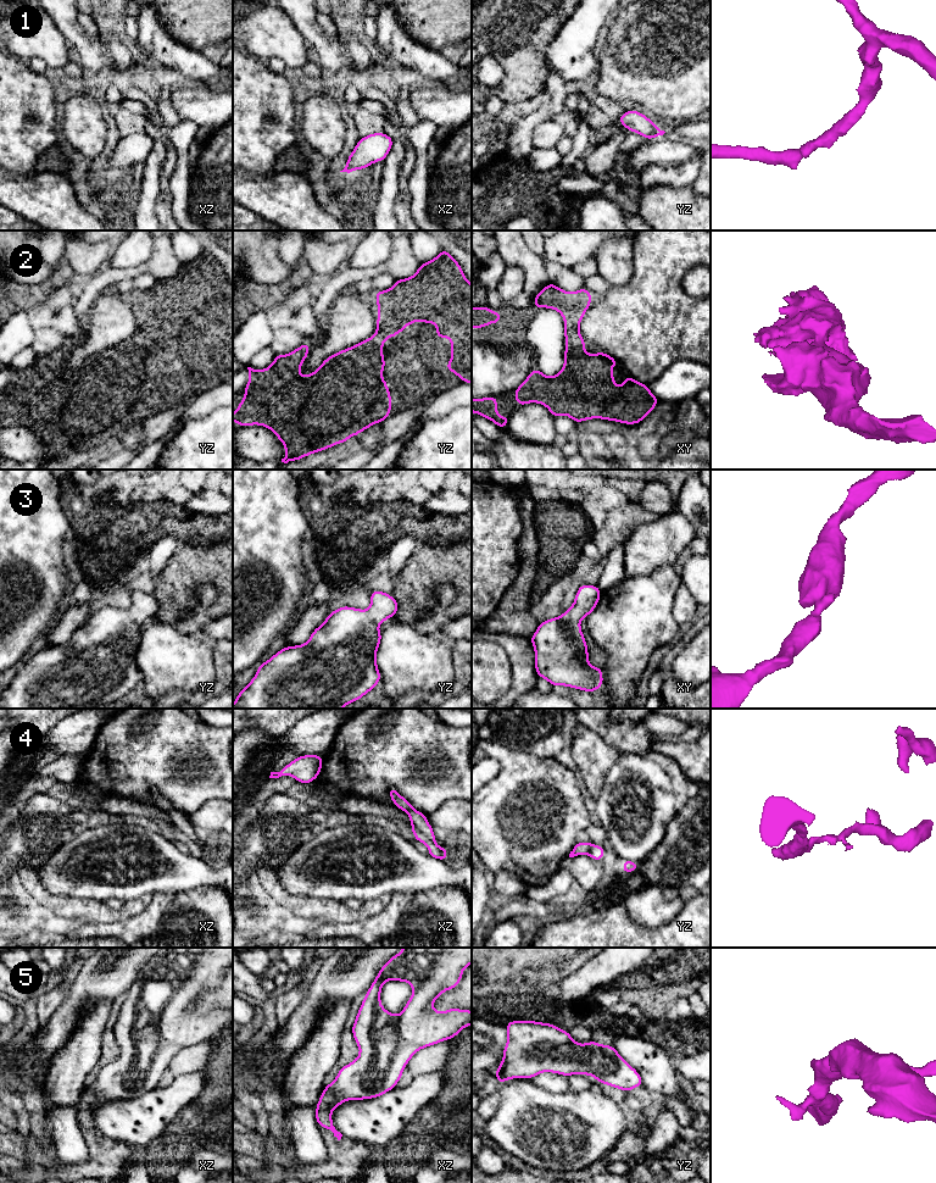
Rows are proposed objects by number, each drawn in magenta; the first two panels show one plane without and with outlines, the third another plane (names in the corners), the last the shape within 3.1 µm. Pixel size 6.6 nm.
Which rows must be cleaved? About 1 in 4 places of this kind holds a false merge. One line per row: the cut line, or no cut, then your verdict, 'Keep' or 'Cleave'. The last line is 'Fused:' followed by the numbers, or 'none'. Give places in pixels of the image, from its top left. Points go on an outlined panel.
1: No split. Keep
2: No split. Keep
3: No split. Keep
4: Split along xz (412, 825), (434, 842). Cleave
5: No split. Keep
Fused: 4

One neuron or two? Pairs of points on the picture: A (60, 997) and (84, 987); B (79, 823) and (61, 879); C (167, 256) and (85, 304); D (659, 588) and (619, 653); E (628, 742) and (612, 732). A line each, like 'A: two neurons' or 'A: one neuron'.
A: two neurons
B: two neurons
C: one neuron
D: one neuron
E: one neuron

